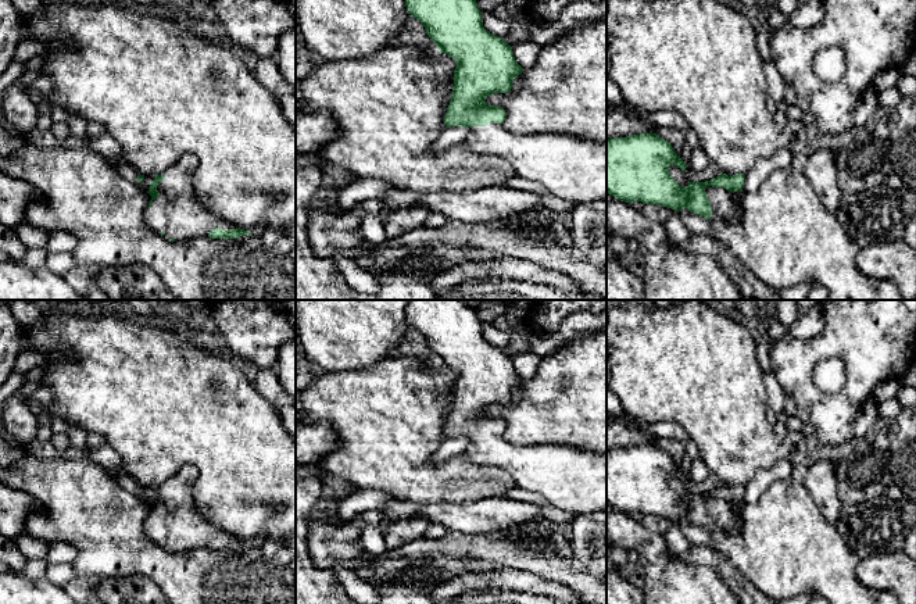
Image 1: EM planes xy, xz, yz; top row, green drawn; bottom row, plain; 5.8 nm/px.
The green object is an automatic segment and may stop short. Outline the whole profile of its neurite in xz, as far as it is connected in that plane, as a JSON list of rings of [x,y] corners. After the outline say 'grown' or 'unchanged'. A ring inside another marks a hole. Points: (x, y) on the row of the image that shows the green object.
[[[405,0],[407,11],[421,21],[427,36],[436,43],[437,49],[452,57],[457,62],[454,71],[454,87],[450,106],[444,117],[444,125],[462,126],[468,129],[466,144],[477,154],[495,156],[512,165],[518,176],[541,183],[550,194],[569,200],[573,204],[591,200],[607,199],[607,144],[587,137],[569,135],[515,135],[505,129],[507,112],[502,107],[489,106],[486,97],[494,93],[508,93],[514,79],[523,68],[514,57],[512,47],[501,37],[491,35],[483,26],[482,11],[476,0]]]; grown

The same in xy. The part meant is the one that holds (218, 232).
[[[183,154],[173,165],[155,175],[147,192],[151,196],[146,210],[150,228],[171,242],[197,236],[237,239],[262,235],[262,225],[254,225],[248,230],[239,229],[201,203],[193,182],[197,165],[194,156]]]; grown

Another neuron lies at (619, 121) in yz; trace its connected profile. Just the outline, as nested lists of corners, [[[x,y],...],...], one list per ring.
[[[625,100],[618,106],[609,106],[607,110],[607,139],[650,133],[658,129],[658,126],[633,117],[633,110],[636,108]]]

